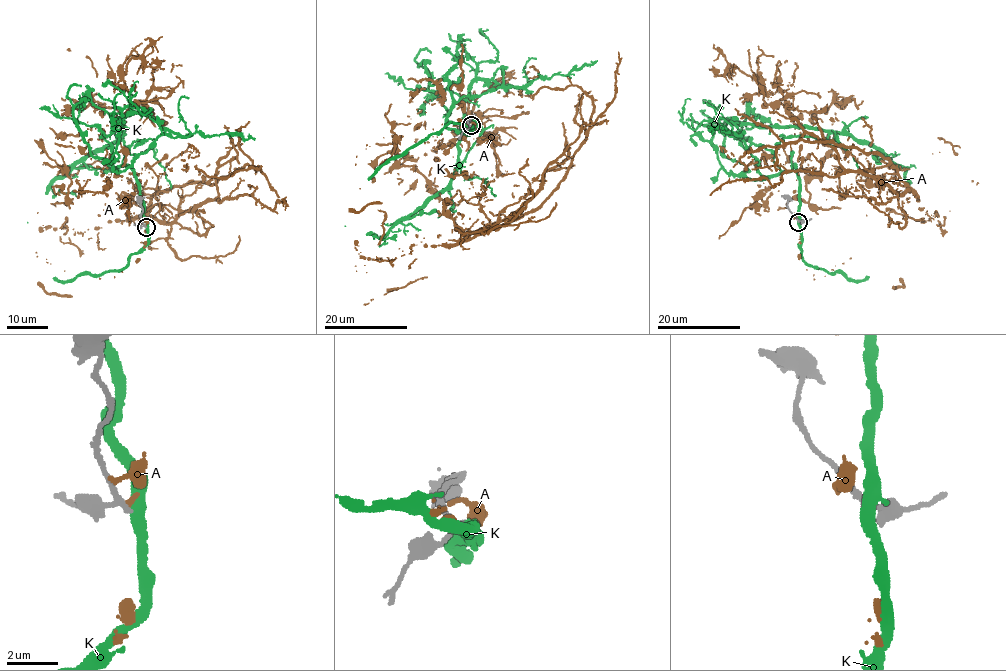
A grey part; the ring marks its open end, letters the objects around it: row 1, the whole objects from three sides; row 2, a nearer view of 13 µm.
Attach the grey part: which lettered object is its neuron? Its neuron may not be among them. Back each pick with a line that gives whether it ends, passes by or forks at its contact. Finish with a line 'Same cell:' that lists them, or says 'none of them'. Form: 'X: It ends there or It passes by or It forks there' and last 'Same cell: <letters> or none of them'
Same cell: none of them

